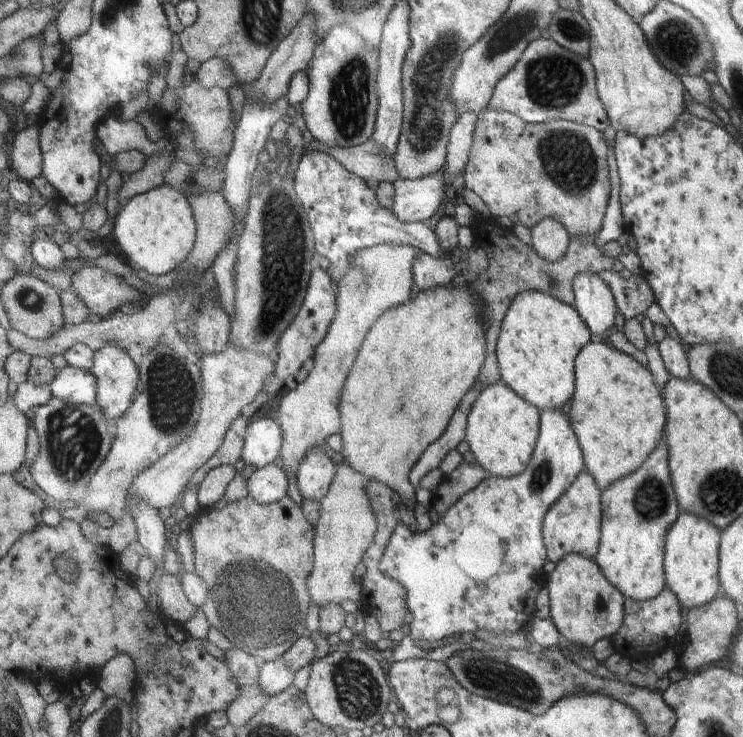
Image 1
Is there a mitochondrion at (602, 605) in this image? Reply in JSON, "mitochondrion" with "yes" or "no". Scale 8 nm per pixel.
{"mitochondrion":"yes"}

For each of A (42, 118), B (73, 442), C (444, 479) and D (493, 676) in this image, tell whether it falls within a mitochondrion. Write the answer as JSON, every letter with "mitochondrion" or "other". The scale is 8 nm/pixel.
{"A":"other","B":"mitochondrion","C":"other","D":"mitochondrion"}

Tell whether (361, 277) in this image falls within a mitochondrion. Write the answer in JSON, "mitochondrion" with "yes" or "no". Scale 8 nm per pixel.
{"mitochondrion":"yes"}

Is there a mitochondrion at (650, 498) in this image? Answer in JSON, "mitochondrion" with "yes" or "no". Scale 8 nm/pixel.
{"mitochondrion":"yes"}

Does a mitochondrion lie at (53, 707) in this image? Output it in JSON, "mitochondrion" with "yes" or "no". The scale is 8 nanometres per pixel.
{"mitochondrion":"no"}

